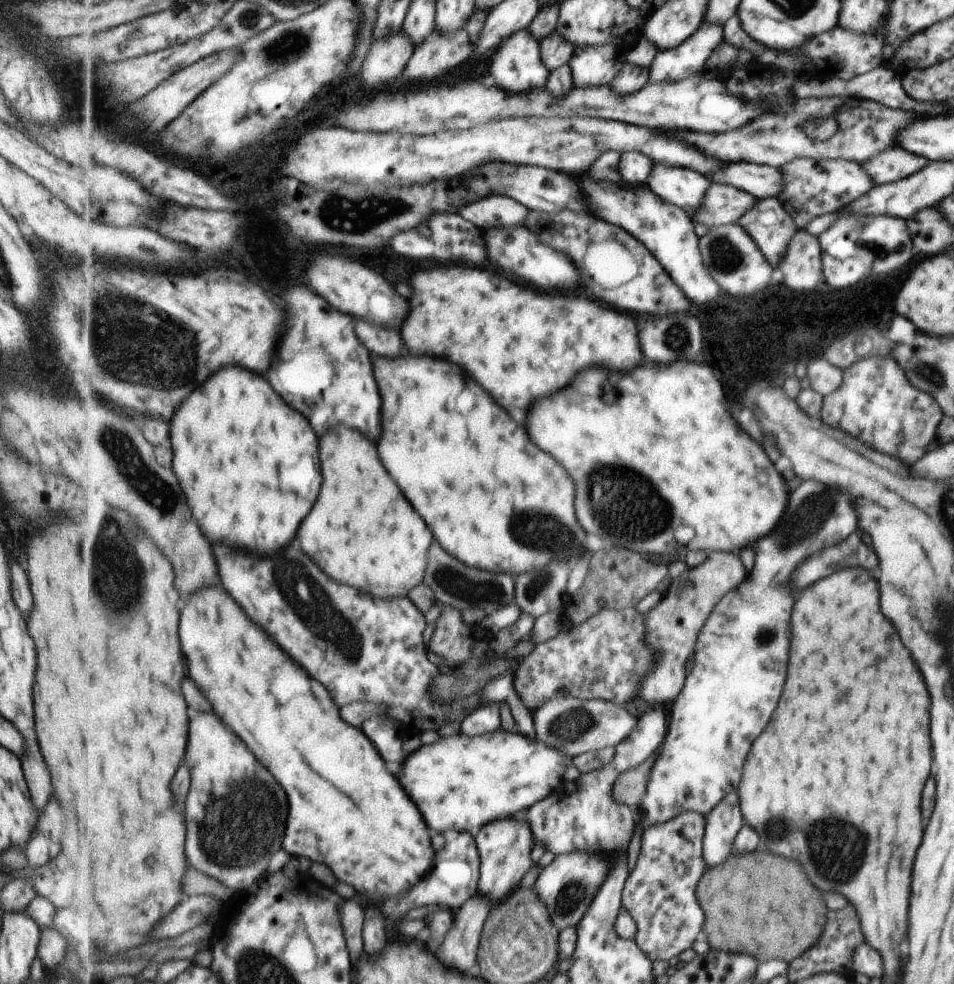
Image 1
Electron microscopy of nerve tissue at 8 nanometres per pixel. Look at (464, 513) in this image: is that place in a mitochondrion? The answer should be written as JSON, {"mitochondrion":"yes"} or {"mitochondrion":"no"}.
{"mitochondrion":"no"}

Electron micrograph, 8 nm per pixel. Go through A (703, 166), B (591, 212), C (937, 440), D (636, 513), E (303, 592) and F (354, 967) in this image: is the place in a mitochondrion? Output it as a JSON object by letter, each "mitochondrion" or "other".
{"A":"other","B":"other","C":"other","D":"mitochondrion","E":"mitochondrion","F":"other"}

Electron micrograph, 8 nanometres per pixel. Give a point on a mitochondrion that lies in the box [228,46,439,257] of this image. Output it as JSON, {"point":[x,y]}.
{"point":[355,214]}

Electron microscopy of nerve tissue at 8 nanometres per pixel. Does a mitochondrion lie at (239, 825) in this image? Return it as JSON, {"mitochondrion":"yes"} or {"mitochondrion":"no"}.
{"mitochondrion":"yes"}

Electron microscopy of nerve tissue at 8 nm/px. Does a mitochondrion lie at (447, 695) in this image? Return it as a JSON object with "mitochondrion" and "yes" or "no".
{"mitochondrion":"yes"}

